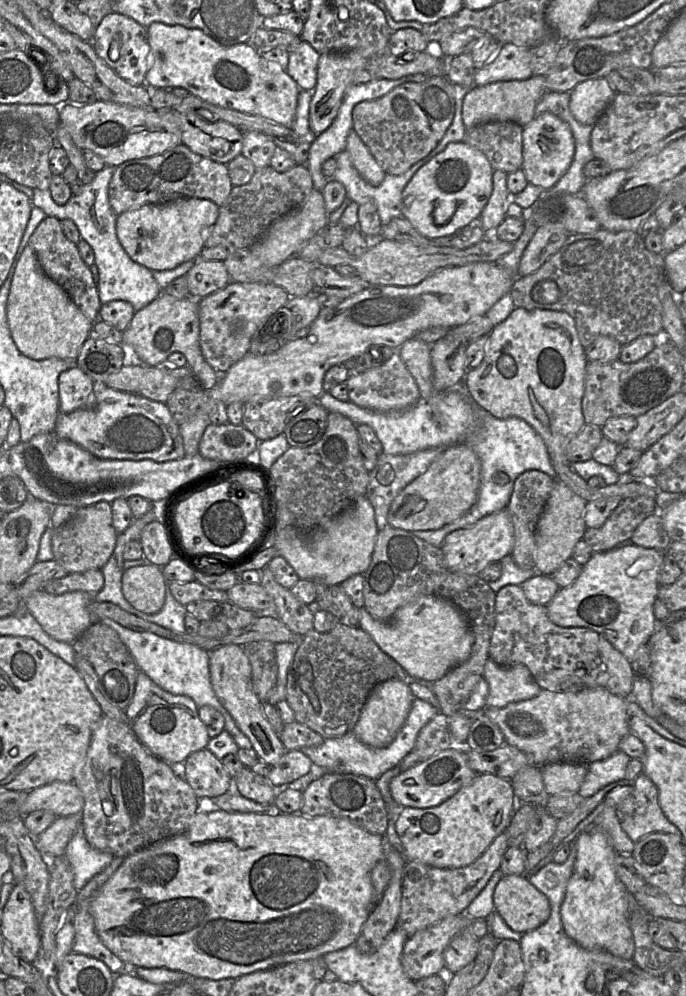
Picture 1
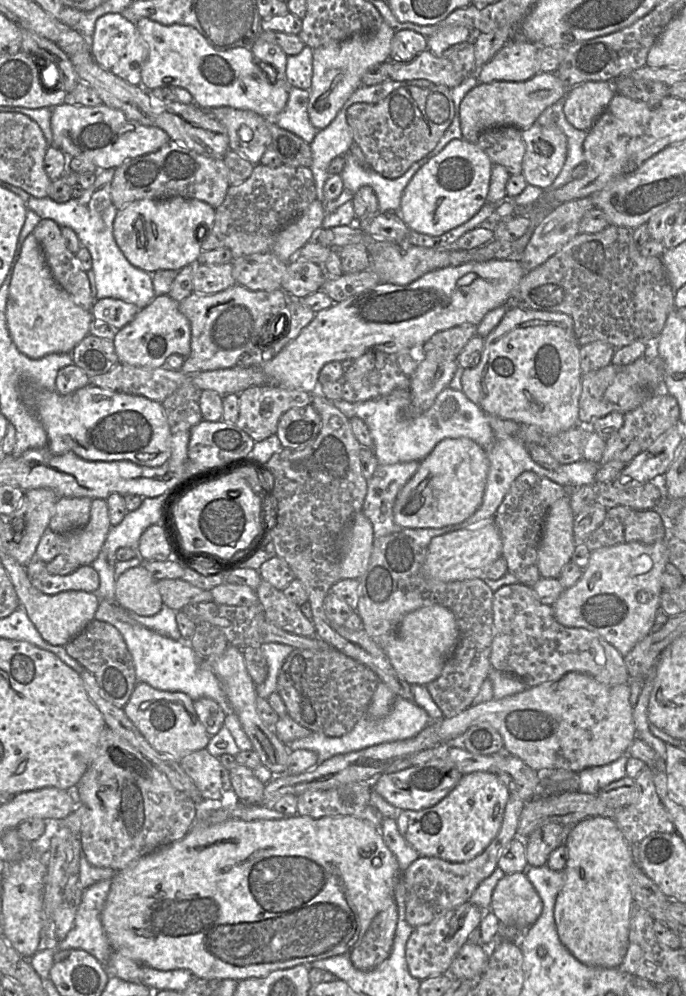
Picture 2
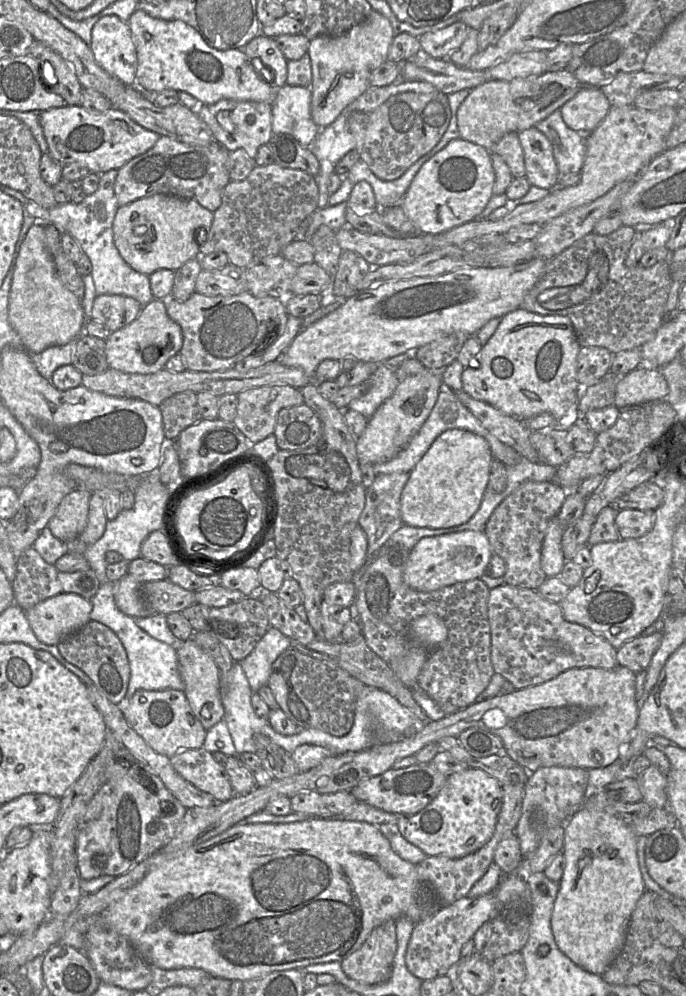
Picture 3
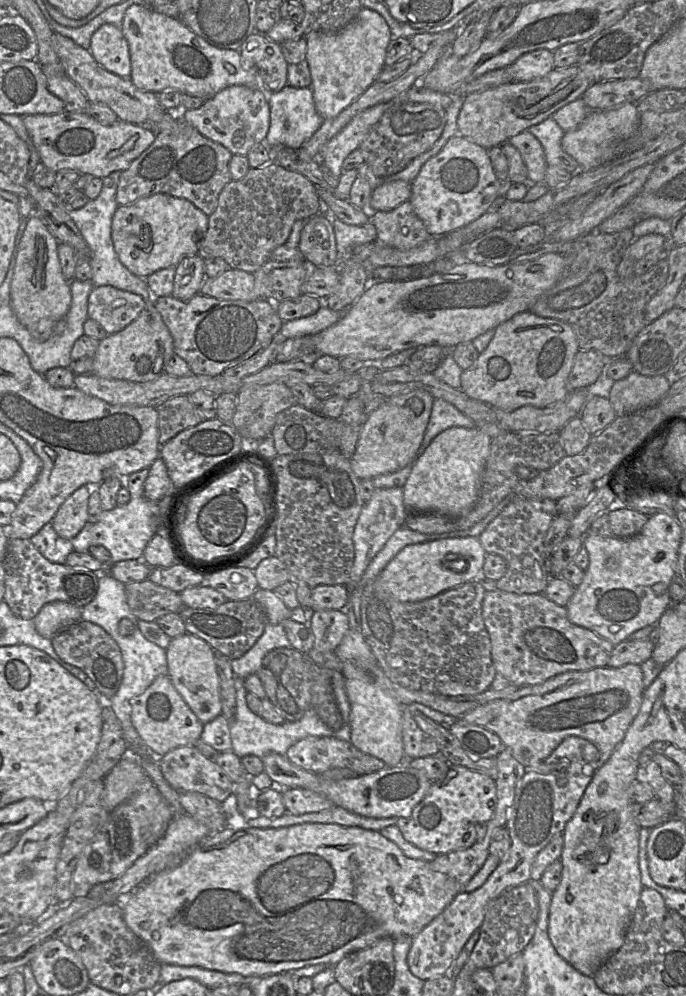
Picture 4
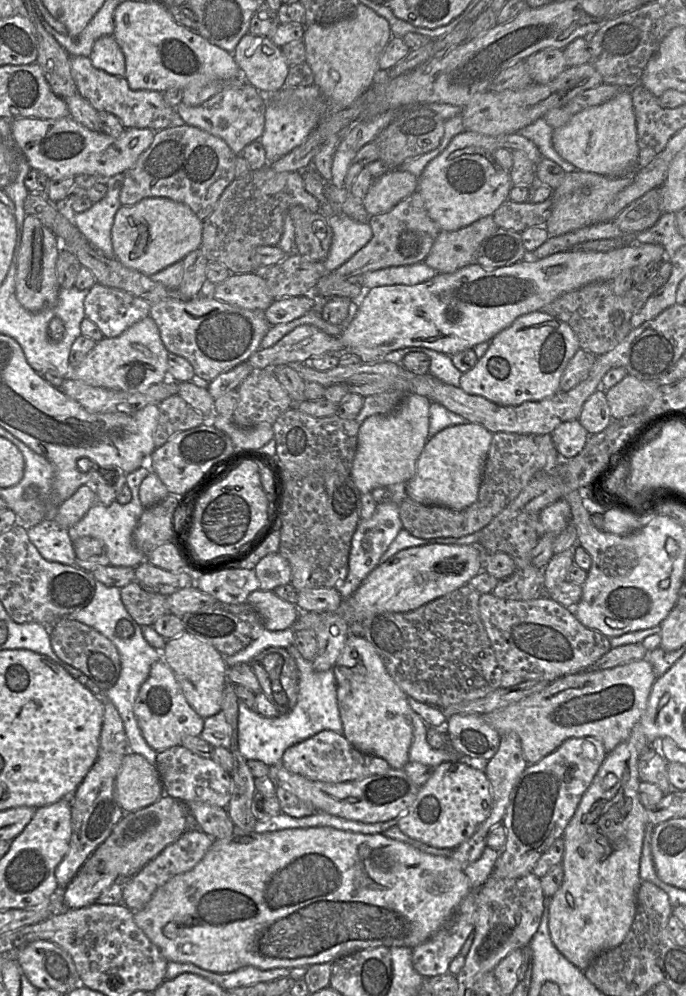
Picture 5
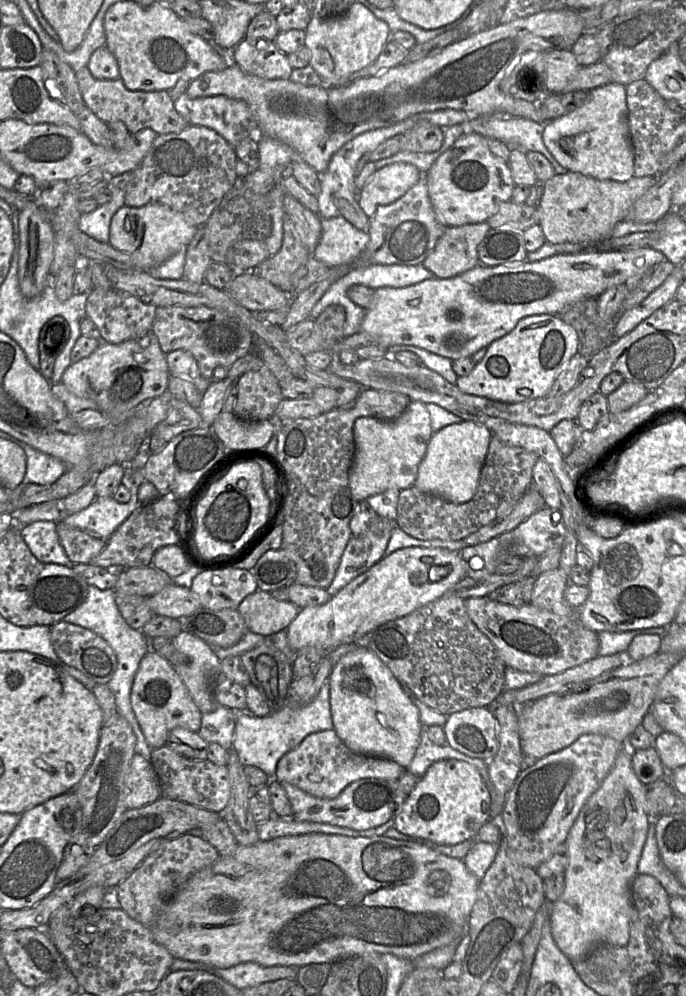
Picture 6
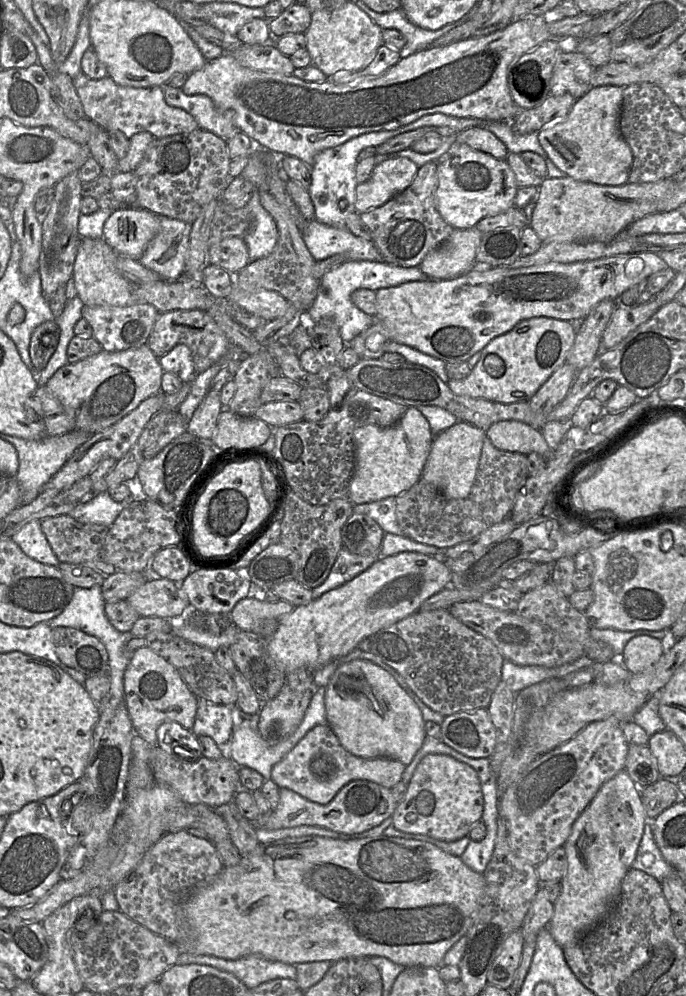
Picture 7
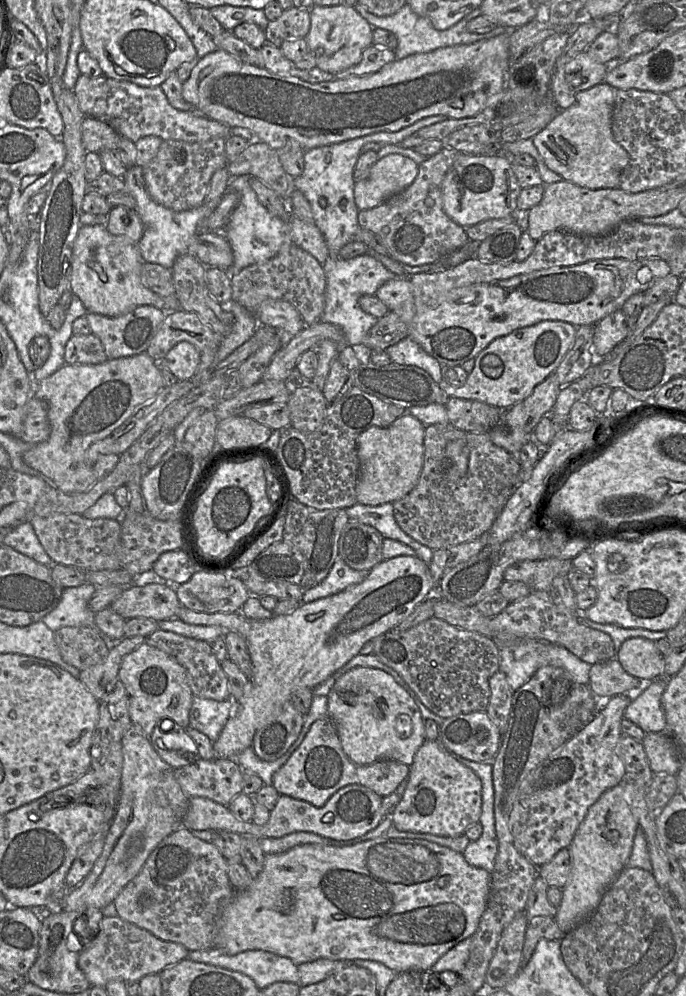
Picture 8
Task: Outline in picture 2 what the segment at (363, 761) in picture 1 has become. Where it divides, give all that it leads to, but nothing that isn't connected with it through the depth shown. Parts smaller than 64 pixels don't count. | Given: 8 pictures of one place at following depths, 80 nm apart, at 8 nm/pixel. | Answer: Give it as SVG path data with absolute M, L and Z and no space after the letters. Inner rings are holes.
M396 696L390 712L385 717L374 719L365 714L358 720L351 731L340 737L329 737L321 733L311 732L309 736L294 740L285 745L287 746L287 749L289 749L289 752L296 749L307 749L315 752L320 763L337 754L362 750L384 742L412 738L422 731L430 723L430 721L431 718L423 708L414 702L410 702L400 696Z

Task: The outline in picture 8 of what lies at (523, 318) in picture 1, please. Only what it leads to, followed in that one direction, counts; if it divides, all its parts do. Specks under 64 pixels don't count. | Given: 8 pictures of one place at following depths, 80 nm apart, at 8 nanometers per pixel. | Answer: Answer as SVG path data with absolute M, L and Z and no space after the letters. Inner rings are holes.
M544 320L537 324L518 328L494 339L475 357L475 365L465 384L454 387L447 383L442 387L450 397L478 400L509 409L526 399L533 389L554 373L575 341L576 327L559 320Z

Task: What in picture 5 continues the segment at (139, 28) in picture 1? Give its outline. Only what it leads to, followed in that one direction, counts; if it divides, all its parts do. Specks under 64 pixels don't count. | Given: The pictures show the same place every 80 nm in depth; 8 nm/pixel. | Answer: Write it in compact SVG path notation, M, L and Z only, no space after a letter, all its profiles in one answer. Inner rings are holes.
M113 35L103 36L95 41L90 59L99 70L114 76L125 75L125 56Z

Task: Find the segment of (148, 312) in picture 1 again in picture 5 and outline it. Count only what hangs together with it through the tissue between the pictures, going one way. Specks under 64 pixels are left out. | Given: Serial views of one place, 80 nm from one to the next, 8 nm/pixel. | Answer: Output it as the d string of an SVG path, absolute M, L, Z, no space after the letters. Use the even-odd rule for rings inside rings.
M149 315L134 323L119 336L104 337L98 341L85 359L67 377L73 377L94 387L141 393L168 378L168 354L158 326Z

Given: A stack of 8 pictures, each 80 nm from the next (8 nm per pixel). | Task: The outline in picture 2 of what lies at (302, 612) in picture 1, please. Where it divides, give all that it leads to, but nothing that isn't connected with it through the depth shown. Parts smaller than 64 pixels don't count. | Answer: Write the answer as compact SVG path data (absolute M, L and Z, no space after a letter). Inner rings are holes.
M262 580L256 593L259 603L263 606L266 621L299 636L315 636L312 621L301 612L298 605L284 595L283 591Z

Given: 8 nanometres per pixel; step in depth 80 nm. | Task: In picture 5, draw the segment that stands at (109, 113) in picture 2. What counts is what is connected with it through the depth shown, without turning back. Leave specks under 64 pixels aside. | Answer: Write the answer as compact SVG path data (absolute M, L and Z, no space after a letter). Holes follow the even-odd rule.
M71 116L47 120L18 118L11 122L12 137L31 169L43 172L50 179L81 174L94 174L108 179L115 174L125 173L152 144L154 133L149 128L125 128L121 135L112 137L89 130Z

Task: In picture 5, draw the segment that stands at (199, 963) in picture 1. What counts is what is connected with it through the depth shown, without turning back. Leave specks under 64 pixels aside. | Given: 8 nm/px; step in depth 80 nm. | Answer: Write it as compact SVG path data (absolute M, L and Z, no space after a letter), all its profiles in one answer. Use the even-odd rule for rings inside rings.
M333 827L290 828L274 832L237 833L225 839L214 840L203 859L190 871L172 877L159 887L147 905L133 912L136 925L158 947L168 962L192 963L216 972L227 973L245 966L261 970L274 968L310 967L332 963L345 955L380 946L415 948L436 933L451 918L461 901L472 891L469 879L450 857L423 852L407 843L387 838L383 834L362 834Z

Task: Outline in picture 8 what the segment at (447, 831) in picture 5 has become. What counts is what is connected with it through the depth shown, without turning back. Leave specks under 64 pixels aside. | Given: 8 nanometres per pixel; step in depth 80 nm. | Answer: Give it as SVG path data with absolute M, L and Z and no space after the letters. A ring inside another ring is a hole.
M425 740L417 750L409 768L408 782L400 802L391 814L393 826L400 831L429 833L437 836L456 837L479 822L482 806L482 784L479 777L459 762L438 740Z

